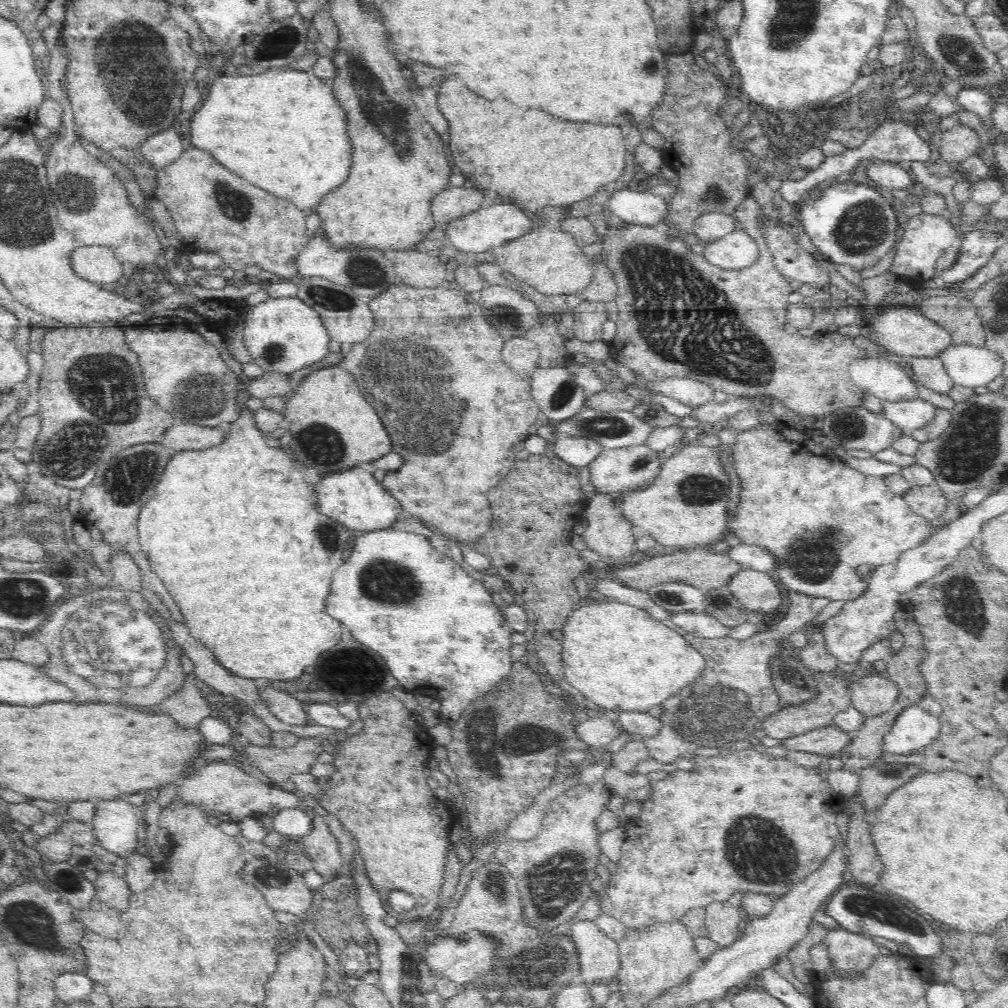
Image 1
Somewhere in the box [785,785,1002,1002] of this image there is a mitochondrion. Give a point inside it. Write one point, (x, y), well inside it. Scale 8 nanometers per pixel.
(864, 904)

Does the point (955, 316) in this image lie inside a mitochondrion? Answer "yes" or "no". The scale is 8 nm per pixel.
no

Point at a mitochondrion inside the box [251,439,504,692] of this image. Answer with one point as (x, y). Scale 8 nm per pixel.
(385, 582)

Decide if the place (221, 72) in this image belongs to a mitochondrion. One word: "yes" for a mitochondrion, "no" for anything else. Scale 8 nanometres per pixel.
no

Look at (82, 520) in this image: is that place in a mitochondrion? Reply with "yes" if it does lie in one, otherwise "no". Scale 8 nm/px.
no

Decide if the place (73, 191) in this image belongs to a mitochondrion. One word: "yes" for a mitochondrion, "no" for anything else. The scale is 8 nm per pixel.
yes

